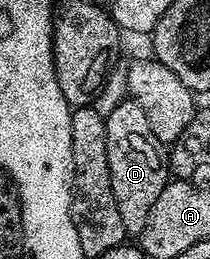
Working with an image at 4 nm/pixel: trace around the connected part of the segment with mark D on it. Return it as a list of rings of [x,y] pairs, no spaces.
[[[125,98],[105,117],[105,122],[114,200],[118,203],[118,213],[122,215],[125,235],[139,236],[146,228],[146,220],[150,220],[150,208],[154,208],[155,201],[170,180],[166,154],[164,156],[163,145],[150,130],[146,112],[138,107],[136,101]]]

